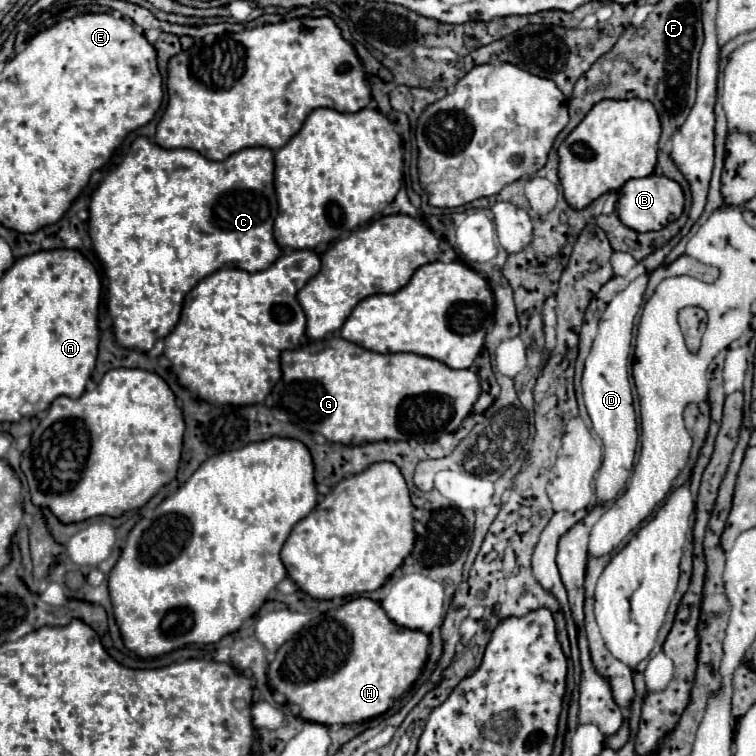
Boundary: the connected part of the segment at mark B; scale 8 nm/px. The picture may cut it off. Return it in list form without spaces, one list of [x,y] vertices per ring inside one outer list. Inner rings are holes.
[[[650,174],[646,178],[636,178],[628,180],[620,190],[618,190],[618,202],[616,202],[616,212],[624,224],[636,232],[650,232],[650,230],[660,230],[668,226],[670,222],[678,220],[684,210],[684,192],[678,182],[666,178],[666,176],[656,176]]]

